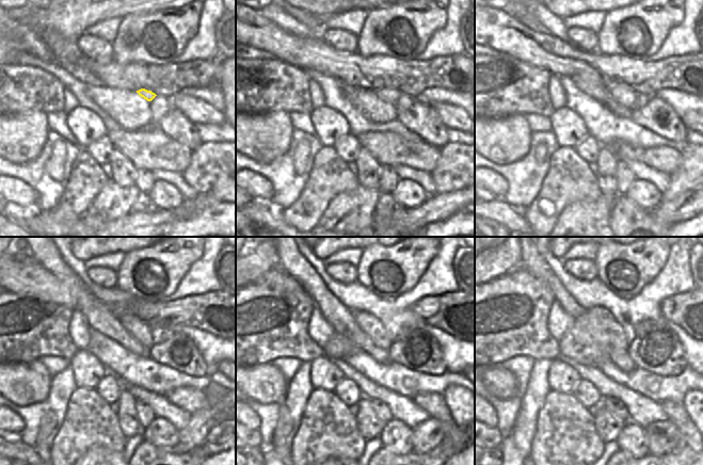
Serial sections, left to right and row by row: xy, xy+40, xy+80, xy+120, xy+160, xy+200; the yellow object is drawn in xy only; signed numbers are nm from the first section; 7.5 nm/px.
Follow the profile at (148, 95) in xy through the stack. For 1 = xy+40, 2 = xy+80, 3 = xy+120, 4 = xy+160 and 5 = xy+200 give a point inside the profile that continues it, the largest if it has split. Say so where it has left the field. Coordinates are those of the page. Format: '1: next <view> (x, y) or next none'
1: next xy+40 (387, 95)
2: next xy+80 (622, 93)
3: next xy+120 (140, 330)
4: next xy+160 (368, 323)
5: next xy+200 (590, 340)

